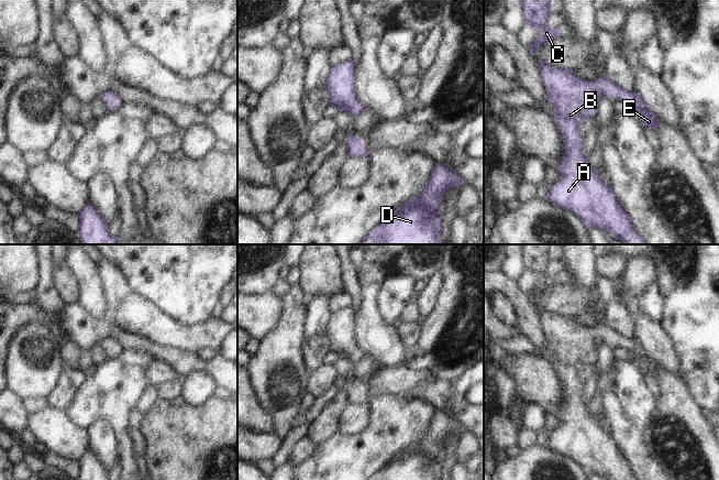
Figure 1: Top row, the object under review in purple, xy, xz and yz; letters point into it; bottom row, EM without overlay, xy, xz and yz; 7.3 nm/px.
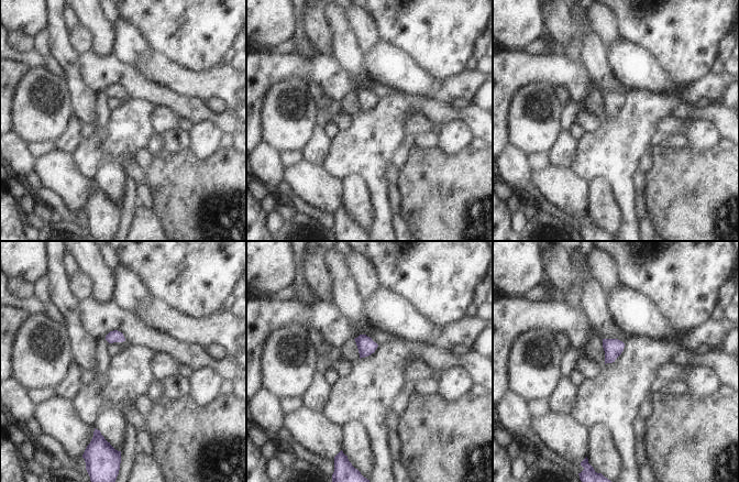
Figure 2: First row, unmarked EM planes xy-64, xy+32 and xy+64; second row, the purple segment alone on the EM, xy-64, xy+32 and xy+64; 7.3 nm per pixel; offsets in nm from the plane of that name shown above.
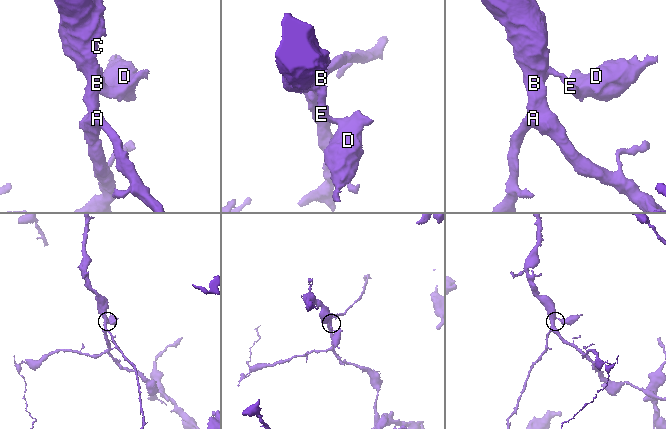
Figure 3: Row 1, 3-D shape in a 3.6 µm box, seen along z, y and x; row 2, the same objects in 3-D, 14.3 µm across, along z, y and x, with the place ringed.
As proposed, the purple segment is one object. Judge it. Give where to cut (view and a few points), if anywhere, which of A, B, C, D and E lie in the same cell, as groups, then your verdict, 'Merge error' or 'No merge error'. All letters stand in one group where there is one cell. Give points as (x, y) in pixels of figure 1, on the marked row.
No split. Groups: A B C D E. No merge error

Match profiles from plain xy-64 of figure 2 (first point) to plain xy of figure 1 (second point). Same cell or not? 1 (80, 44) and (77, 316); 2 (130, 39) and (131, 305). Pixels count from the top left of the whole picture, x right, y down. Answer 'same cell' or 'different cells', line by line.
1: different cells
2: different cells

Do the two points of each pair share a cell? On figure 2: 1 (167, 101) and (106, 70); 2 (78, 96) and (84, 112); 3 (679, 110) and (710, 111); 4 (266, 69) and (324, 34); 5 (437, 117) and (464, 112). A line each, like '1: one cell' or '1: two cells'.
1: one cell
2: one cell
3: one cell
4: two cells
5: one cell

